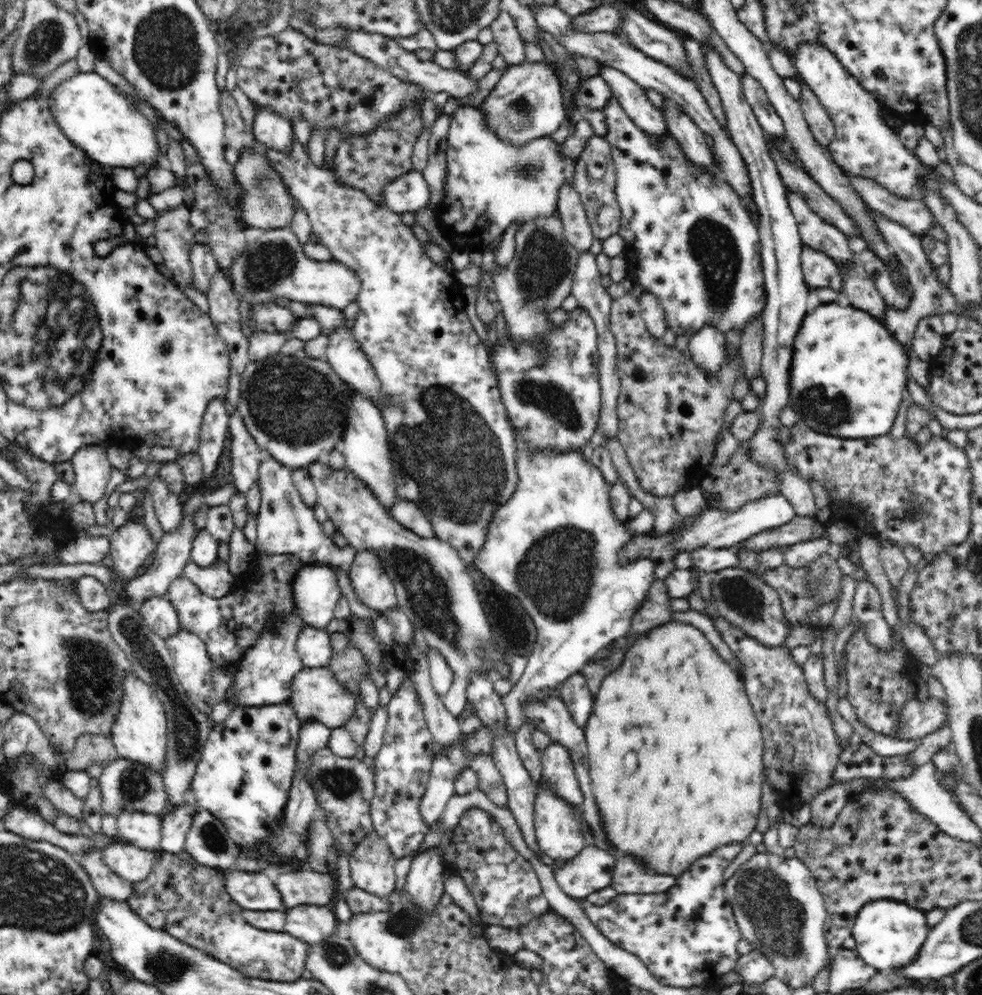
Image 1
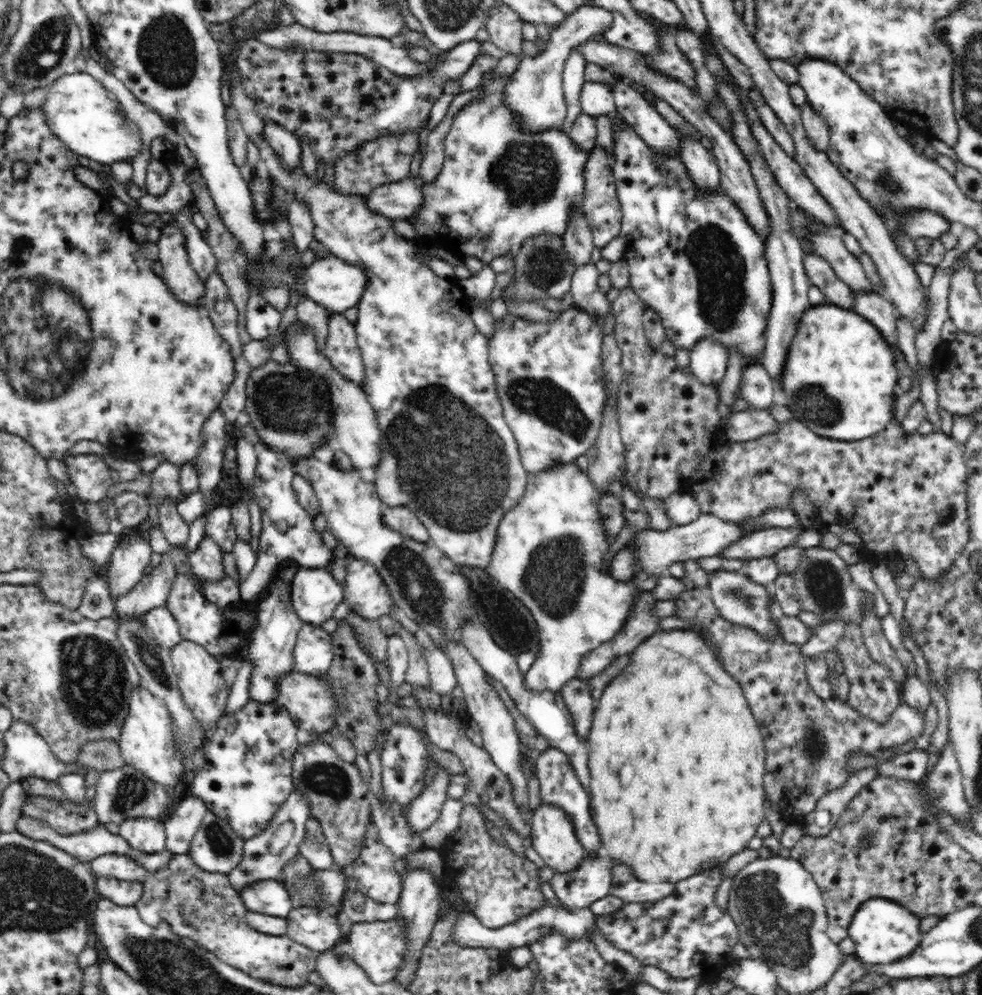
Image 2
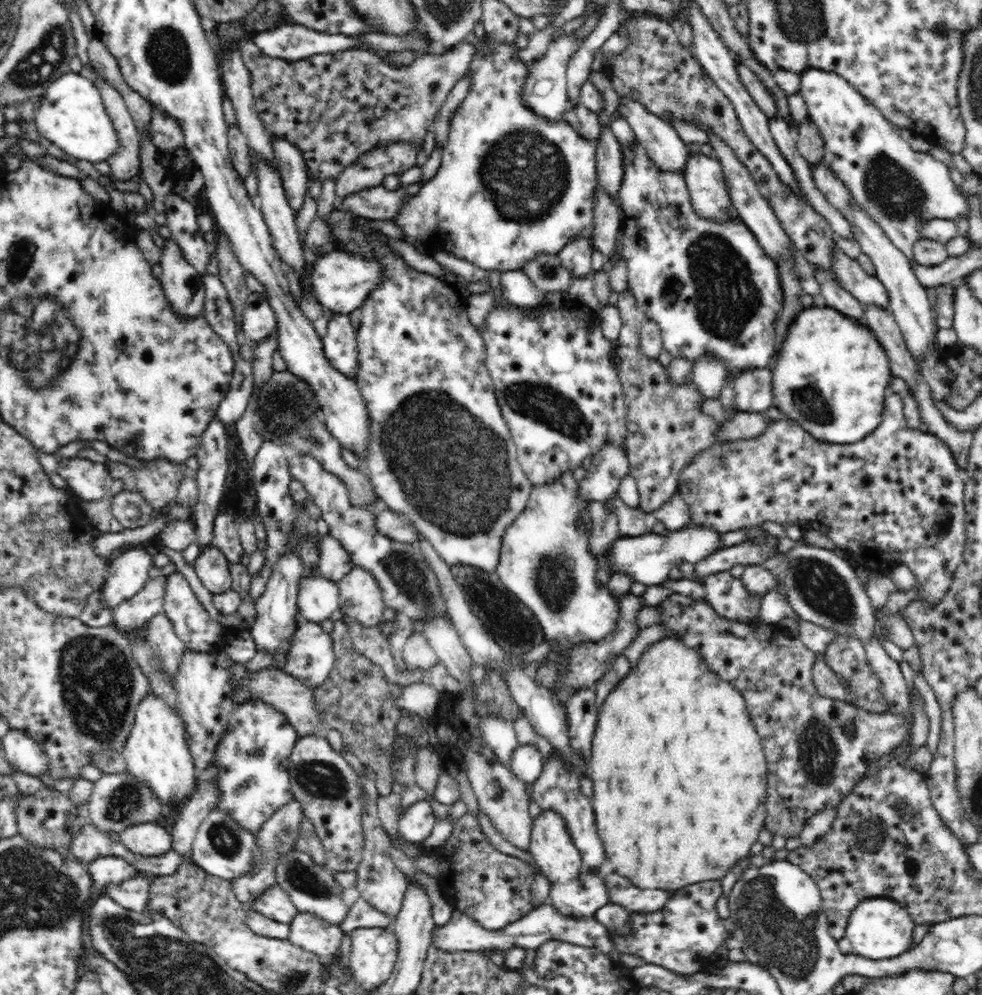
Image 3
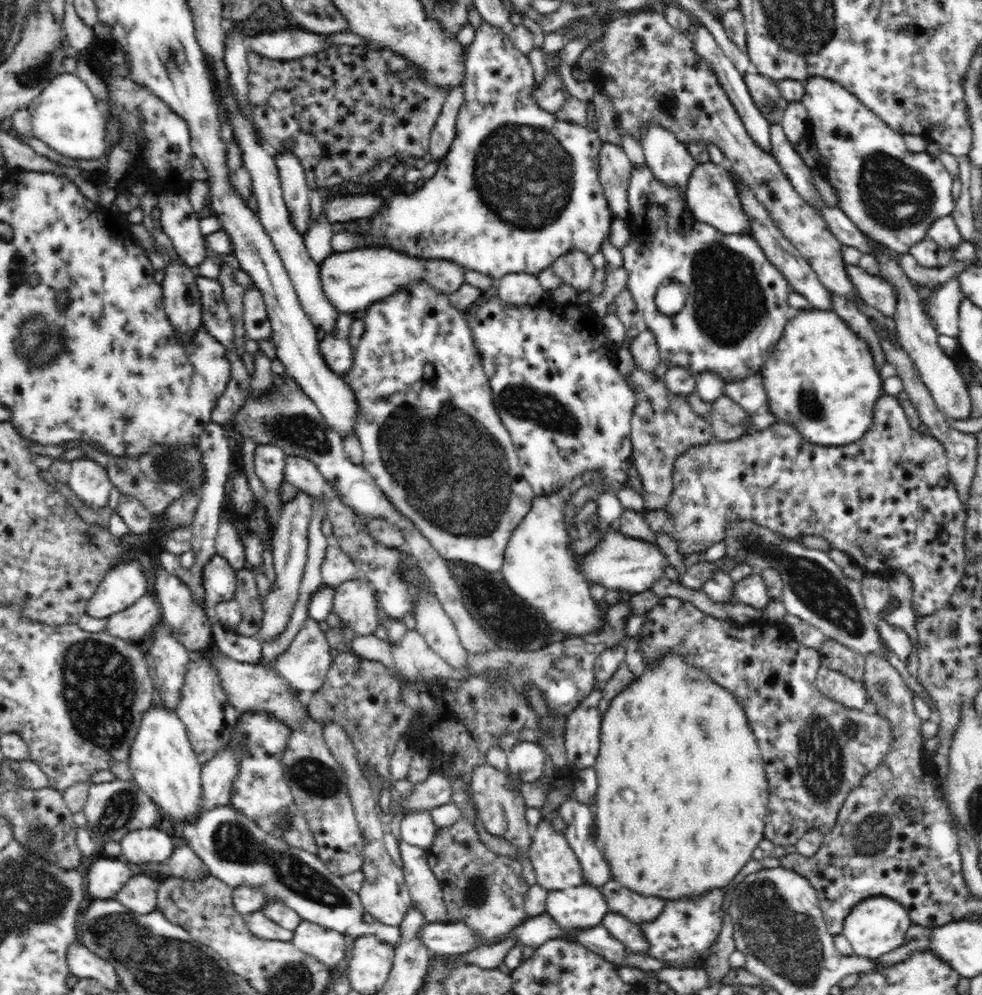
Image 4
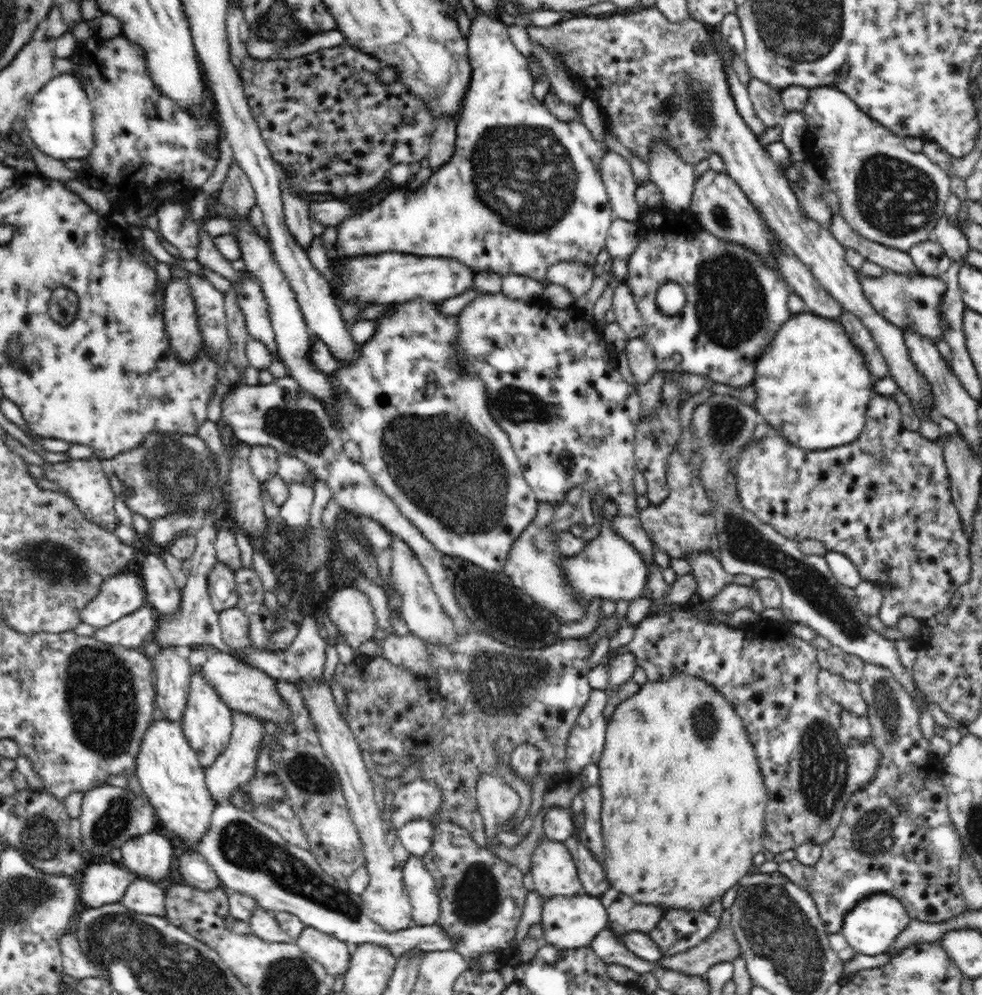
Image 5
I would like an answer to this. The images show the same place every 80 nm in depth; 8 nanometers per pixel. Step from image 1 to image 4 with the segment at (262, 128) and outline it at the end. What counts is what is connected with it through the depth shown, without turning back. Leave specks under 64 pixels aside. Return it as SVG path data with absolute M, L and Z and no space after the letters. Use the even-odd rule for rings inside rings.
M291 152L272 153L279 170L283 197L290 218L297 231L304 237L310 228L310 196L304 167Z

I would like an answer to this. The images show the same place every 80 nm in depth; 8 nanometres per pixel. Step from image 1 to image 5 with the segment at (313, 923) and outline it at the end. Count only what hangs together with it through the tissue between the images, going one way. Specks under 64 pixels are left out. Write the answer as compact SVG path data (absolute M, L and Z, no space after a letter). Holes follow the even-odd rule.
M304 926L302 934L294 942L304 954L322 964L332 977L344 974L350 966L352 953L350 946L335 936Z

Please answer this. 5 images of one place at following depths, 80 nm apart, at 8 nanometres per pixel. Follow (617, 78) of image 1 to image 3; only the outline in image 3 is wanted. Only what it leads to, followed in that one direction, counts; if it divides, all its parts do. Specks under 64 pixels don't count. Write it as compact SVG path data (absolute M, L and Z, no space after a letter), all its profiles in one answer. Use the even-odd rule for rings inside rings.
M620 97L619 102L618 112L626 120L627 125L632 127L635 138L649 155L654 166L662 172L685 172L689 154L688 146L680 139L671 123L648 112L643 104L635 100Z

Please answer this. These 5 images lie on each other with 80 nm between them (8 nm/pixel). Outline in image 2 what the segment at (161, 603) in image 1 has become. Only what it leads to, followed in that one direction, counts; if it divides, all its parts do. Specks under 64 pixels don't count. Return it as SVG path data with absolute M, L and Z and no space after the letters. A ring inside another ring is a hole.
M166 605L150 608L150 612L146 612L142 619L148 634L162 648L170 651L172 646L183 640L178 623Z

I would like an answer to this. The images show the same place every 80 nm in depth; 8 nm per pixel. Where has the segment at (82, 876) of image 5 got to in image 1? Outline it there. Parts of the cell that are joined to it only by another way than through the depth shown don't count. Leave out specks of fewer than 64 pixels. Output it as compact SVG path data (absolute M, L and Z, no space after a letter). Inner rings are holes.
M125 841L108 844L101 853L110 871L133 883L145 880L158 858L157 852L142 850Z

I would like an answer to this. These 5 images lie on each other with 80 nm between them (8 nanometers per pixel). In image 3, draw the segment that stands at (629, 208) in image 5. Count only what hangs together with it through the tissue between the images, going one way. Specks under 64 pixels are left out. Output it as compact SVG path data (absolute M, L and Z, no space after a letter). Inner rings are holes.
M604 124L596 142L597 181L618 205L621 204L618 190L622 186L624 174L622 156L622 145L617 141L611 126Z

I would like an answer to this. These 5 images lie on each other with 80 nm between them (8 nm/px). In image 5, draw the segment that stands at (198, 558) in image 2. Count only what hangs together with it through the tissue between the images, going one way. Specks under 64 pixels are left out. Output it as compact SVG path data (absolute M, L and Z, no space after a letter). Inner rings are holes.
M216 562L208 574L208 592L214 610L222 612L238 604L234 570L223 562Z

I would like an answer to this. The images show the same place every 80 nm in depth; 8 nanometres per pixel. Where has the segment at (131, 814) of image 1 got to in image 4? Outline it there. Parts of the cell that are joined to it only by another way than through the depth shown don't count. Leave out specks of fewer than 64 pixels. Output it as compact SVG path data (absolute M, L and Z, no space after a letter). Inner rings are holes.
M158 826L132 830L121 840L121 858L130 864L162 865L172 856L172 838Z

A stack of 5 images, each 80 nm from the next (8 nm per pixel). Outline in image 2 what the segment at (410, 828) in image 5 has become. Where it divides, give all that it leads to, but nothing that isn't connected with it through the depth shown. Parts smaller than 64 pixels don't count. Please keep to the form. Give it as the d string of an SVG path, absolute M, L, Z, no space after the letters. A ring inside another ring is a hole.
M440 766L435 773L433 781L408 808L407 821L415 834L430 828L440 816L444 802L447 802L448 783L451 776Z

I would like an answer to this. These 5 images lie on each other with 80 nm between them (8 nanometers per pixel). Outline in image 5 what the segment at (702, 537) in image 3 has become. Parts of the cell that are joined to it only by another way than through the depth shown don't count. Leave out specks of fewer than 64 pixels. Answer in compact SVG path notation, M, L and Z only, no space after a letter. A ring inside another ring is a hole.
M602 521L599 536L589 540L578 554L559 560L565 582L581 596L583 606L588 607L594 598L601 600L636 600L643 596L649 568L643 556L624 538L612 531L608 521Z

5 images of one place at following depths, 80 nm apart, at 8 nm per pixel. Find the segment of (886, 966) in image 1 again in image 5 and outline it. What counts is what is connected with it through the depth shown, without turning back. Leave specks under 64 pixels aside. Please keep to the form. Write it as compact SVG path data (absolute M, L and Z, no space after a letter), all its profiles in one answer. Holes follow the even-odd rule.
M878 893L864 897L854 905L854 908L850 909L850 912L846 913L841 933L857 953L878 956L886 953L911 919L905 906L897 898L889 894Z

